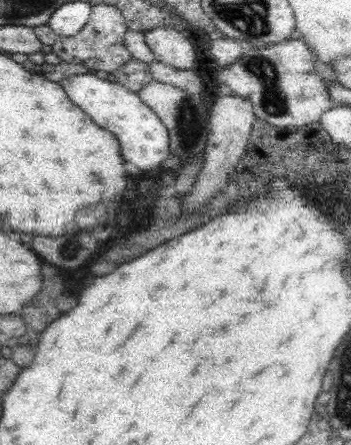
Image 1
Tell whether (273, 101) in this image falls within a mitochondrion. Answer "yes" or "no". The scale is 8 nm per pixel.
yes

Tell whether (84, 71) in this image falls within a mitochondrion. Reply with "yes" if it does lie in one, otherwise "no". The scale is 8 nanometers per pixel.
no

